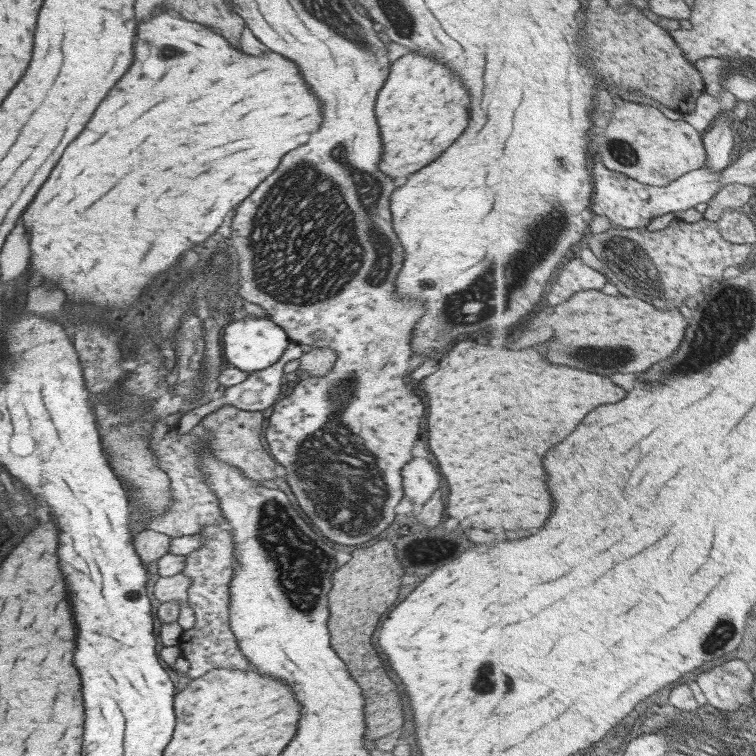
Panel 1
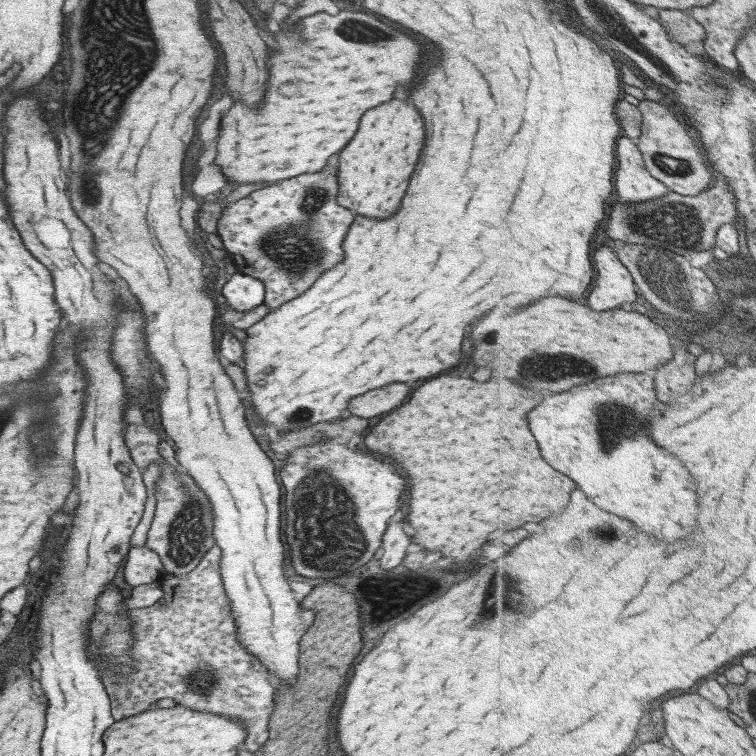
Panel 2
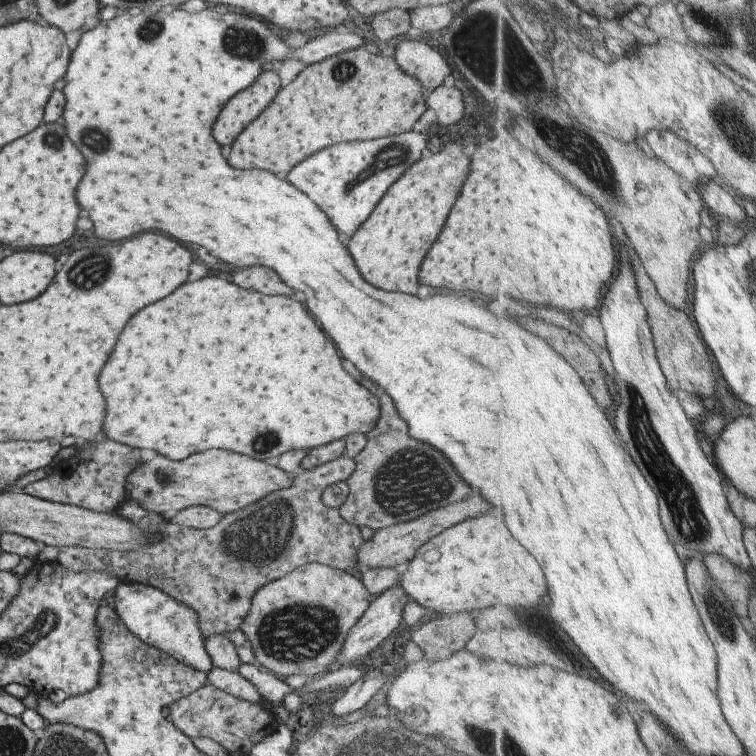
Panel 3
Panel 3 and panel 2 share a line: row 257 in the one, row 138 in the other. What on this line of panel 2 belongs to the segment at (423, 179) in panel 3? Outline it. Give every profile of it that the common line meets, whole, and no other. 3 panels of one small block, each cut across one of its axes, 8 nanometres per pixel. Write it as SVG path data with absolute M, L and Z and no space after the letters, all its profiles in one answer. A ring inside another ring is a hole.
M409 100L383 102L367 110L359 128L347 146L339 152L337 170L337 204L349 209L355 215L372 219L385 219L399 208L407 190L413 166L423 148L423 120Z

